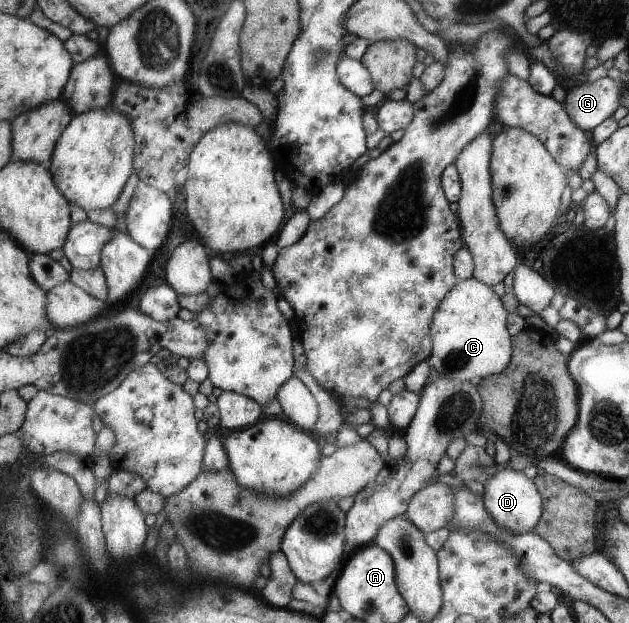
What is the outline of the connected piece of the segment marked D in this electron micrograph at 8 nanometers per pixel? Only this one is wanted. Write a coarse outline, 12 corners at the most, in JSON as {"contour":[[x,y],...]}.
{"contour":[[498,468],[483,505],[511,534],[533,531],[541,497],[521,470]]}

